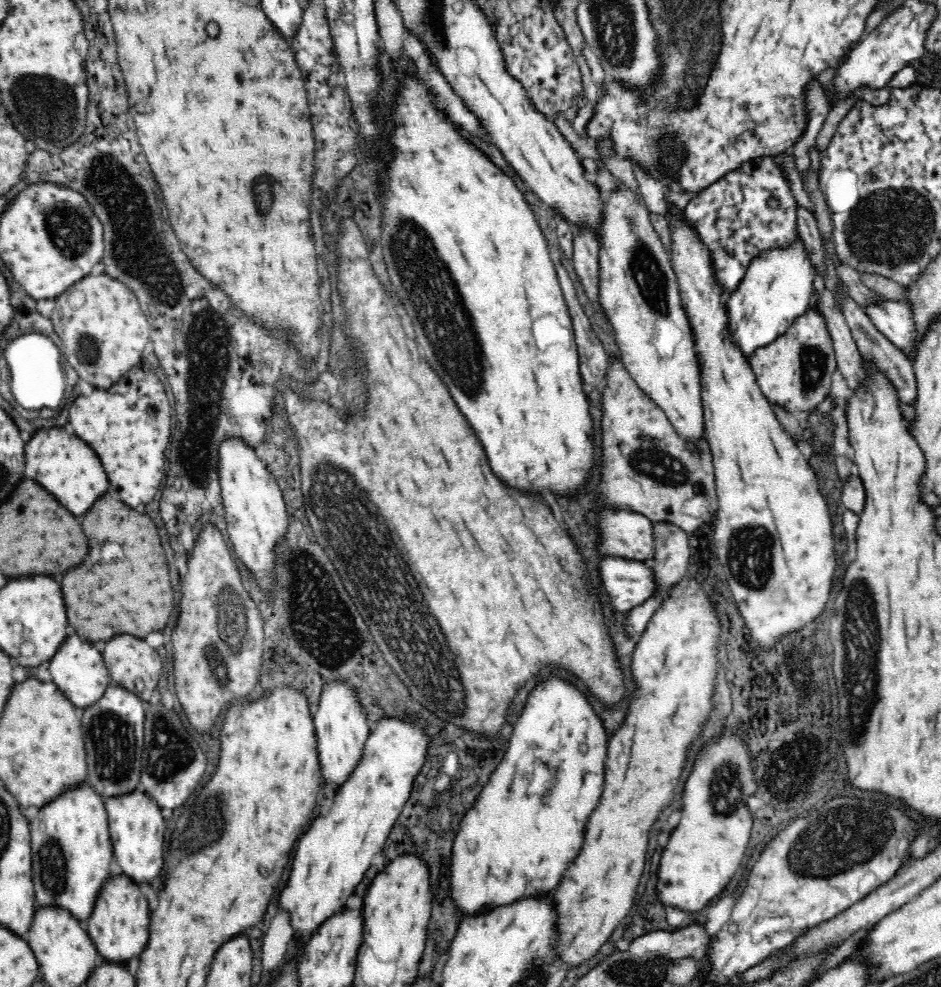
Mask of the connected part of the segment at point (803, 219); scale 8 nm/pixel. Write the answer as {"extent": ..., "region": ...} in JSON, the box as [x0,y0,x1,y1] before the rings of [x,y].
{"extent":[797,206,826,276],"region":[[[797,206],[797,229],[799,236],[804,240],[804,247],[808,251],[808,258],[812,261],[820,276],[826,276],[826,264],[824,263],[823,243],[816,225],[816,217],[808,209]]]}

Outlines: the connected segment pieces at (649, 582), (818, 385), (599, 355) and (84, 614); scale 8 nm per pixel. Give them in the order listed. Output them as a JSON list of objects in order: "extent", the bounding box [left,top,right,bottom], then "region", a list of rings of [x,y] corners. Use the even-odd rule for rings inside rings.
[{"extent":[600,557,657,613],"region":[[[618,557],[600,562],[600,584],[606,602],[622,613],[644,603],[657,589],[657,580],[644,560]]]},{"extent":[749,304,837,414],"region":[[[817,304],[798,318],[784,336],[757,348],[749,357],[756,383],[773,406],[810,414],[830,394],[832,372],[837,370],[836,354],[825,317]]]},{"extent":[554,254,610,388],"region":[[[554,254],[554,266],[572,320],[581,377],[586,384],[590,384],[593,388],[602,388],[605,385],[610,357],[604,351],[602,342],[596,337],[589,319],[586,317],[582,306],[580,306],[574,283],[560,263],[557,254]]]},{"extent":[60,494,174,642],"region":[[[108,494],[98,498],[94,502],[94,508],[90,508],[90,512],[82,514],[80,518],[84,534],[90,542],[90,552],[86,560],[80,566],[72,568],[72,572],[66,572],[60,582],[70,626],[76,630],[76,634],[92,642],[110,640],[112,636],[122,632],[144,638],[150,632],[162,630],[166,626],[166,620],[170,618],[170,612],[174,610],[174,592],[154,522],[146,514],[138,514],[136,510],[128,508]],[[124,544],[128,544],[126,556],[122,552],[122,548],[126,550]],[[112,552],[118,552],[118,556],[114,558],[122,562],[100,562],[102,558],[112,558]],[[100,568],[112,572],[104,572]]]}]

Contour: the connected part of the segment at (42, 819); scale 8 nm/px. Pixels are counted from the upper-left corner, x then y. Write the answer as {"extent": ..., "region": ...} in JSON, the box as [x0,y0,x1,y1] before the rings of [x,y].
{"extent":[30,782,113,920],"region":[[[82,782],[54,798],[30,820],[36,906],[62,906],[72,910],[78,920],[90,918],[97,896],[111,876],[113,845],[103,799],[88,782]]]}

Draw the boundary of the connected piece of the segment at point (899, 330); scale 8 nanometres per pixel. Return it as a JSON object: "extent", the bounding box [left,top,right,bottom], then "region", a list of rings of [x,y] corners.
{"extent":[864,300,918,360],"region":[[[876,300],[864,307],[865,314],[875,328],[882,332],[908,360],[916,360],[918,331],[914,325],[910,301]]]}

